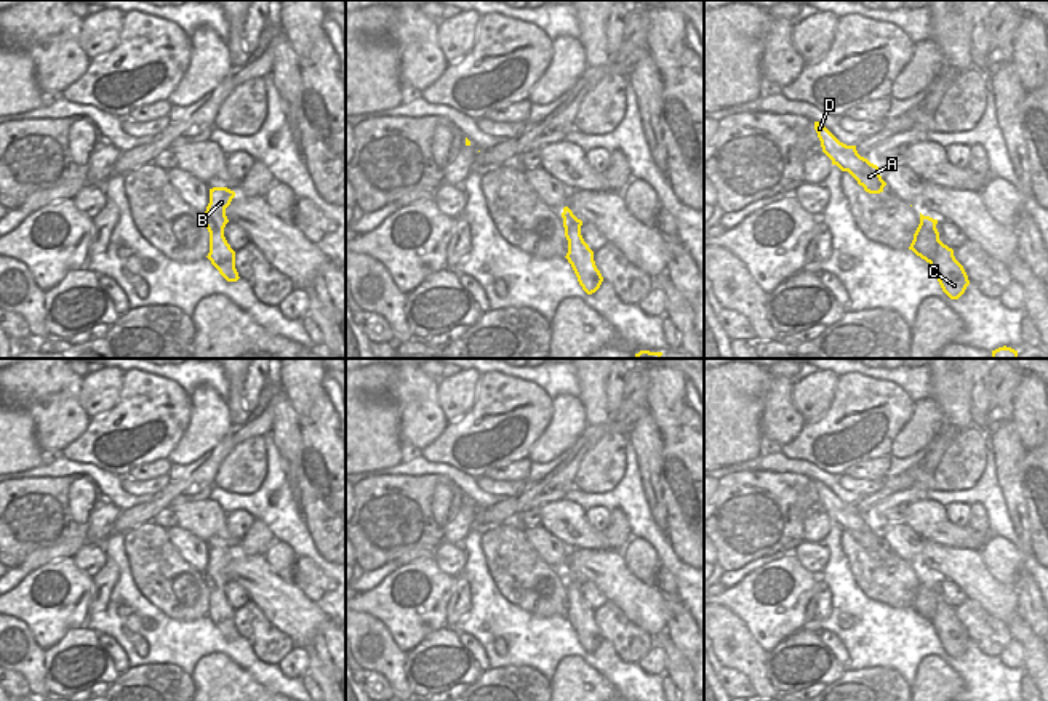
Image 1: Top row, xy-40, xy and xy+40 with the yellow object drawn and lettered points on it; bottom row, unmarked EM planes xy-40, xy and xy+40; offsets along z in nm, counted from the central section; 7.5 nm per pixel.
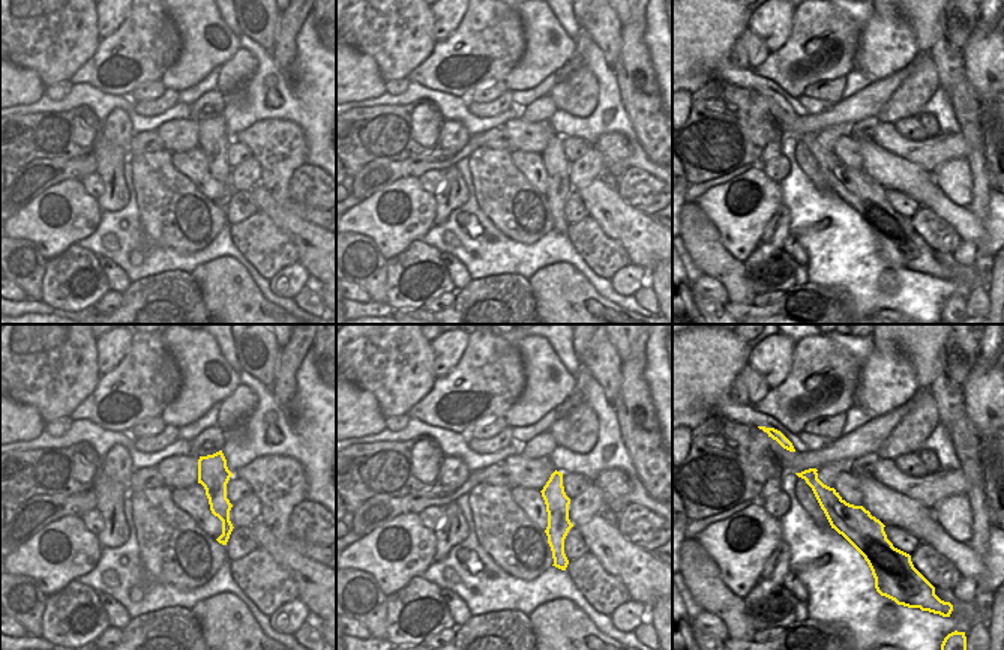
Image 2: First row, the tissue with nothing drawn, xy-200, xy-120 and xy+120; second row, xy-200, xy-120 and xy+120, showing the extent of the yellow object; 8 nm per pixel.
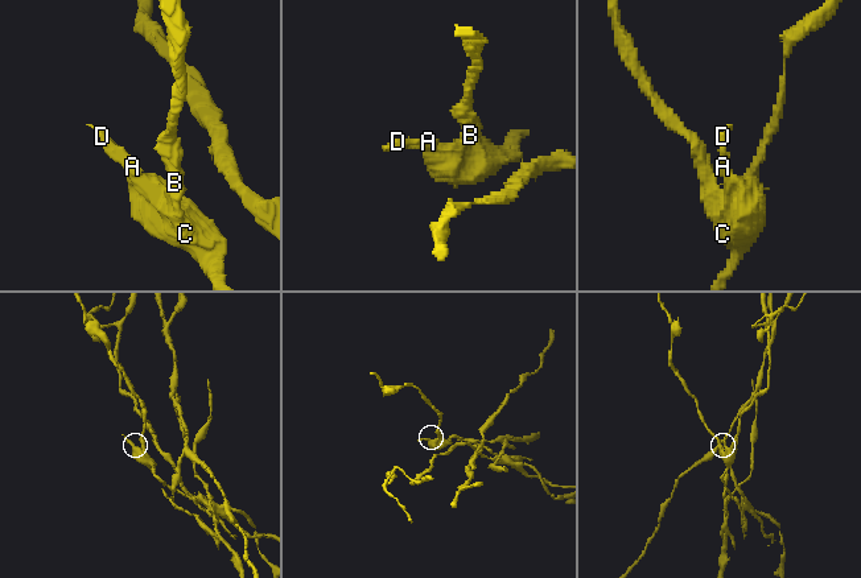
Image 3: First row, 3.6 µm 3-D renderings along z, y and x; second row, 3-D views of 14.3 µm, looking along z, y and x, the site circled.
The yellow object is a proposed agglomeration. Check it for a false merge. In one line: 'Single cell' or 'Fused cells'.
Fused cells.

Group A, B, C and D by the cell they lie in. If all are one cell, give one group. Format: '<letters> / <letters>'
A D / B C

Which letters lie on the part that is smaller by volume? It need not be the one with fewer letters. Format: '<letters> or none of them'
B, C

